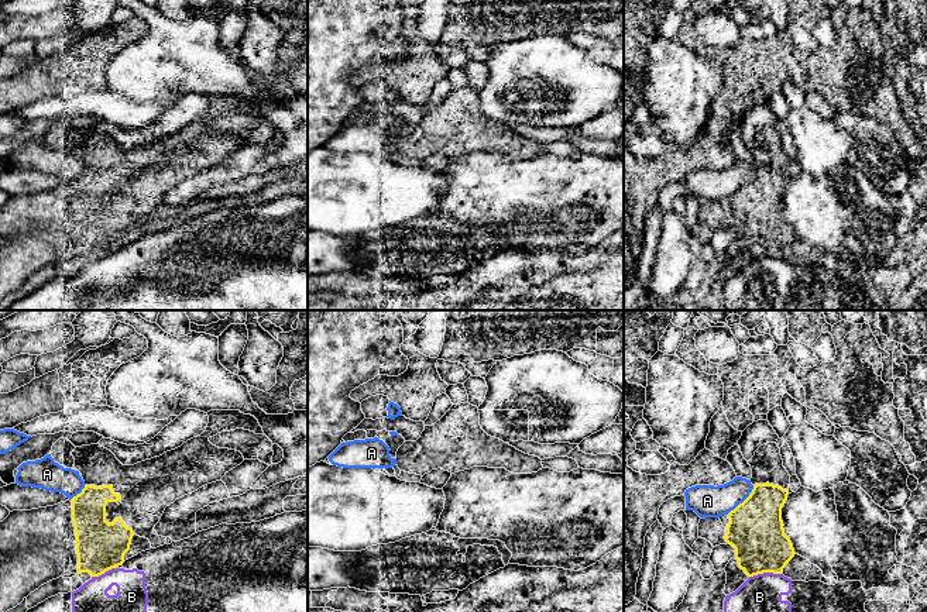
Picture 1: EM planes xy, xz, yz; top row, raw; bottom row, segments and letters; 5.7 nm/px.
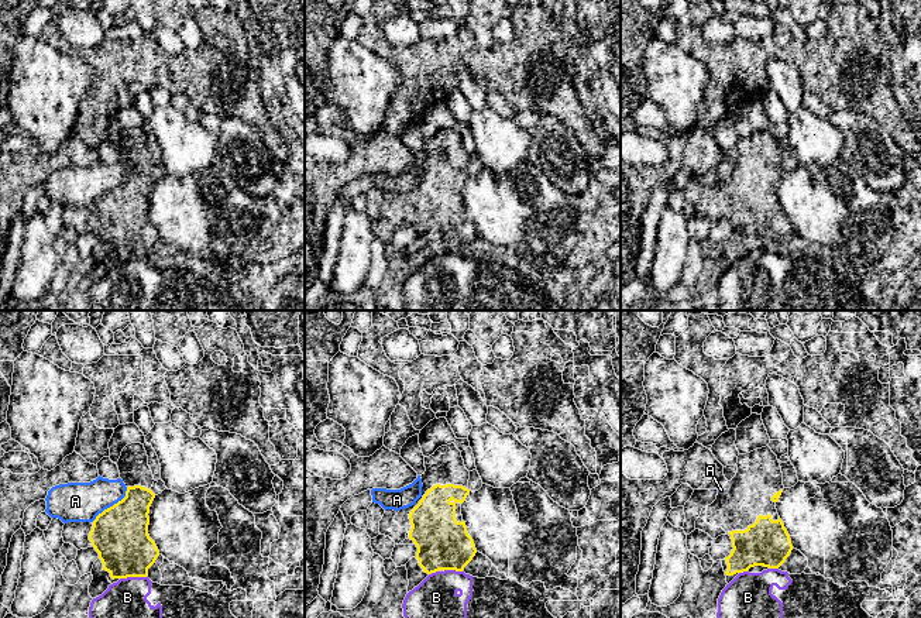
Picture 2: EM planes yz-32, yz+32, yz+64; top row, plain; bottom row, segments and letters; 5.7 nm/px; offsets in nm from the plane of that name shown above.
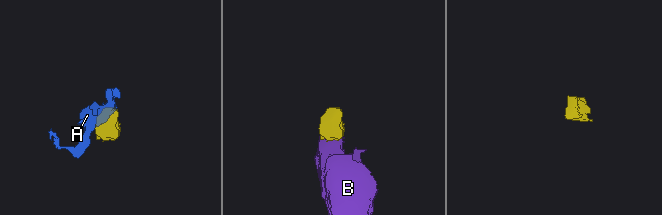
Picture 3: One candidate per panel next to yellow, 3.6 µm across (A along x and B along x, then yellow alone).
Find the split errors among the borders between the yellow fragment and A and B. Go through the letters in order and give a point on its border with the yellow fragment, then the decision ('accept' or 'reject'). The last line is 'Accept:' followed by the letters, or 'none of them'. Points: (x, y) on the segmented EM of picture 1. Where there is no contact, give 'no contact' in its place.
A: yz (742, 502) | reject
B: yz (765, 571) | reject
Accept: none of them

